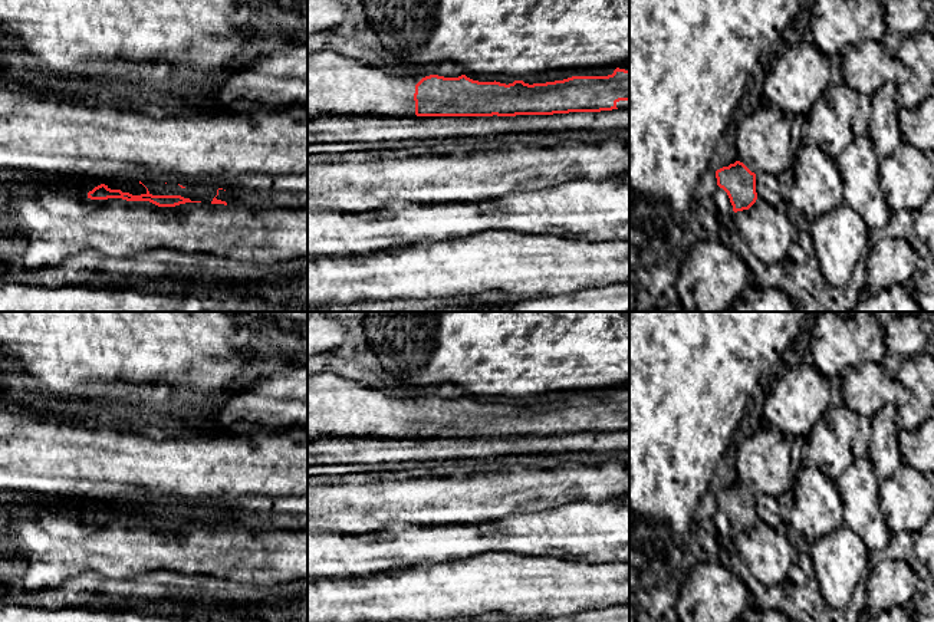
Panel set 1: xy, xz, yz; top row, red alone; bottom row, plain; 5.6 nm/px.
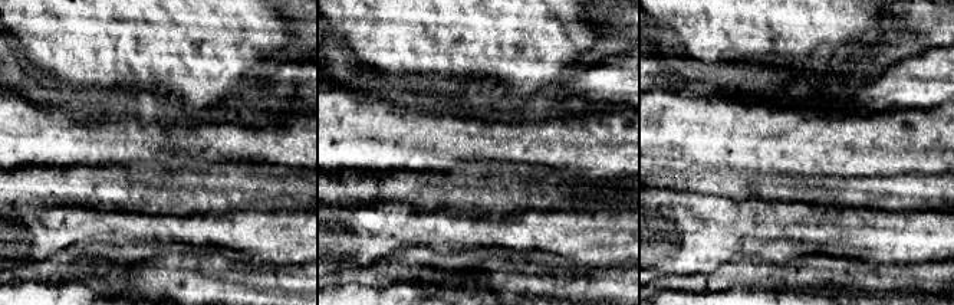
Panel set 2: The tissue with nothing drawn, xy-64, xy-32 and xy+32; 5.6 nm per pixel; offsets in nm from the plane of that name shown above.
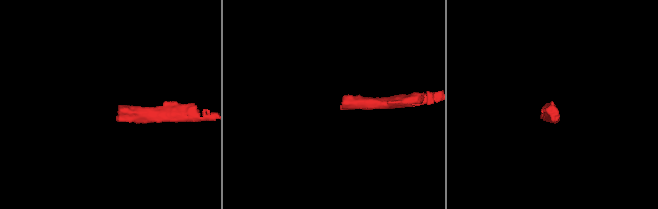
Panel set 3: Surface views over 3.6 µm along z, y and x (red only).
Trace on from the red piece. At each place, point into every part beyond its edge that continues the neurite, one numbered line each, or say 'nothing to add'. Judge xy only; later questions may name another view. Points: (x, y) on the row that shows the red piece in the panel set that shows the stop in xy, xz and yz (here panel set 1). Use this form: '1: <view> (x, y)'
1: xy (32, 188)

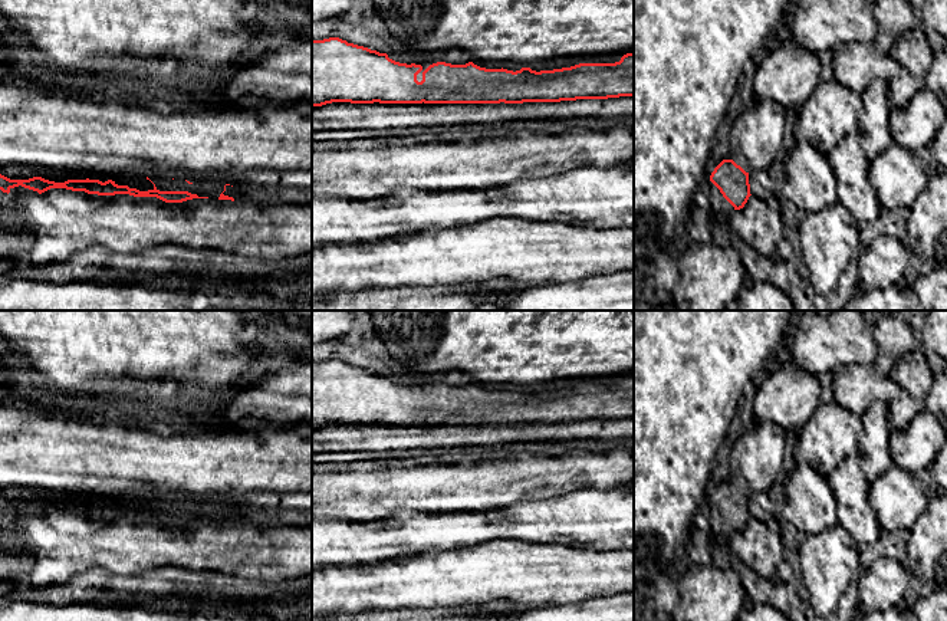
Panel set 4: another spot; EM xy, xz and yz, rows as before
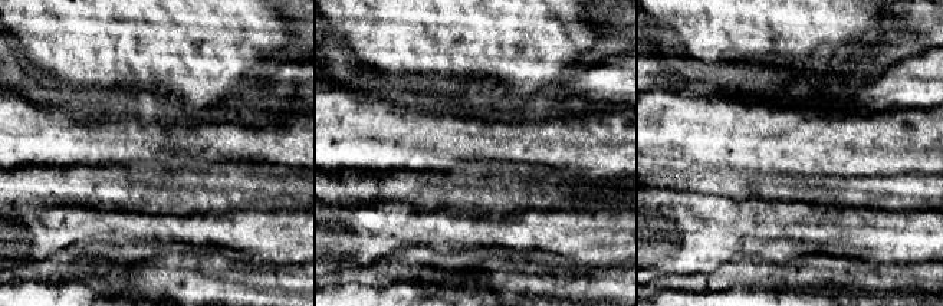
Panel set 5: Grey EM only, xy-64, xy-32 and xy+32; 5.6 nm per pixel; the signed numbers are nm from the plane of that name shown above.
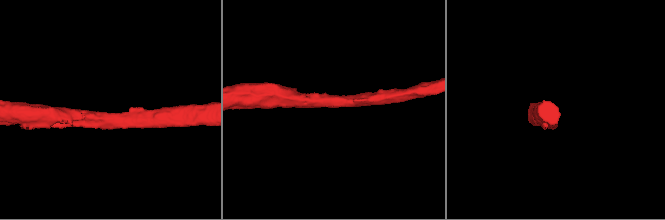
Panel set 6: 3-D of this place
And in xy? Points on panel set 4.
nothing to add

